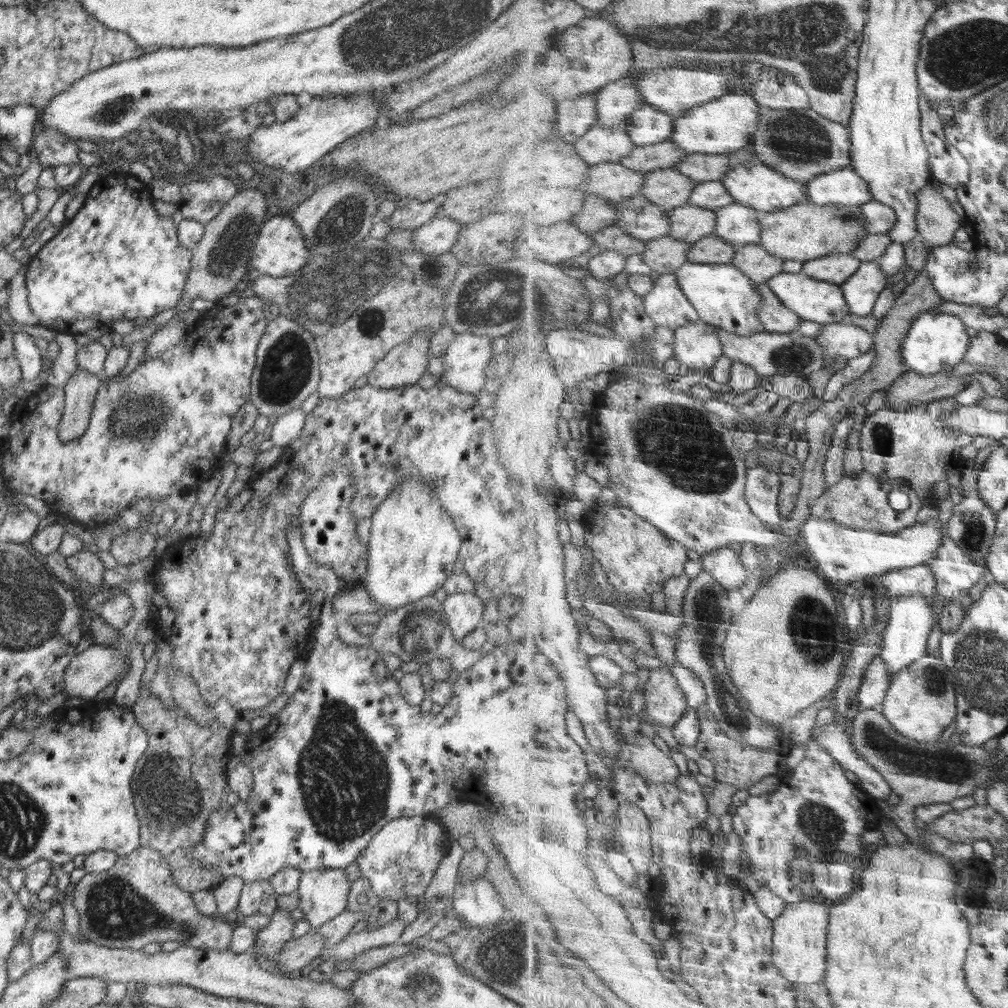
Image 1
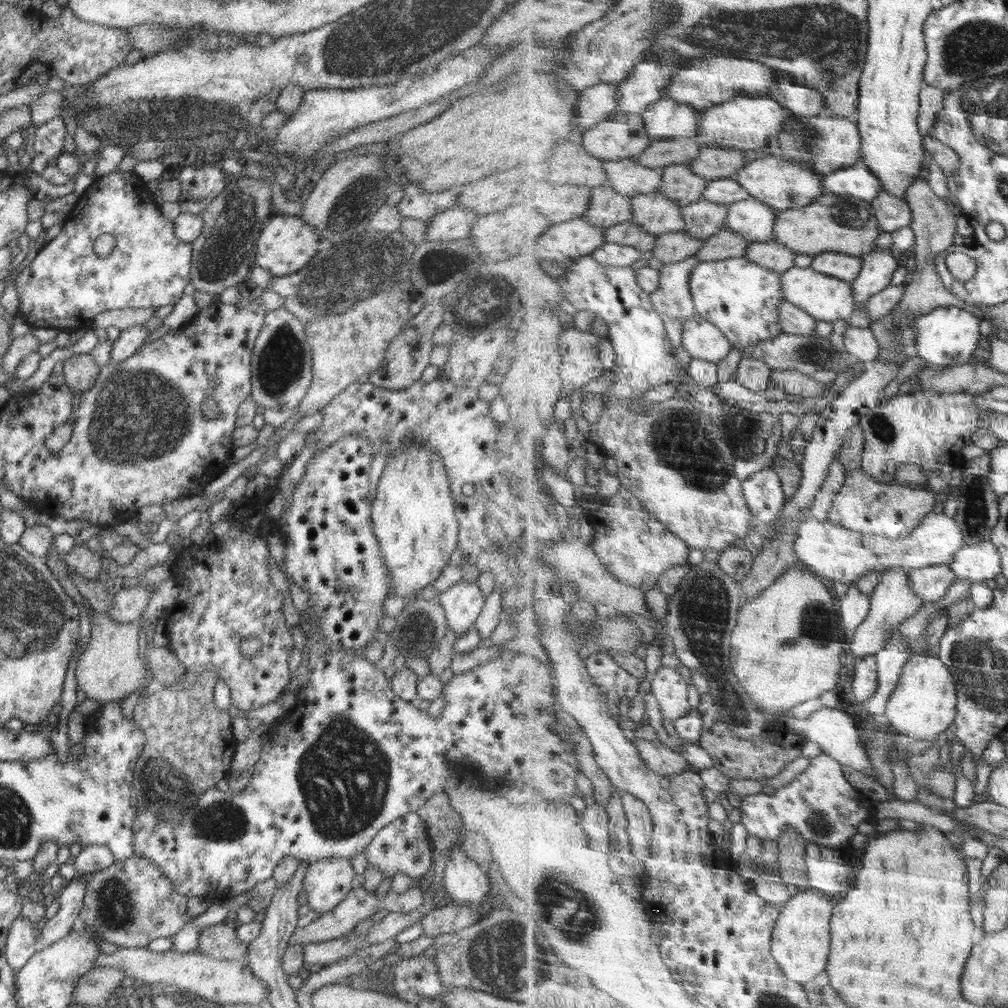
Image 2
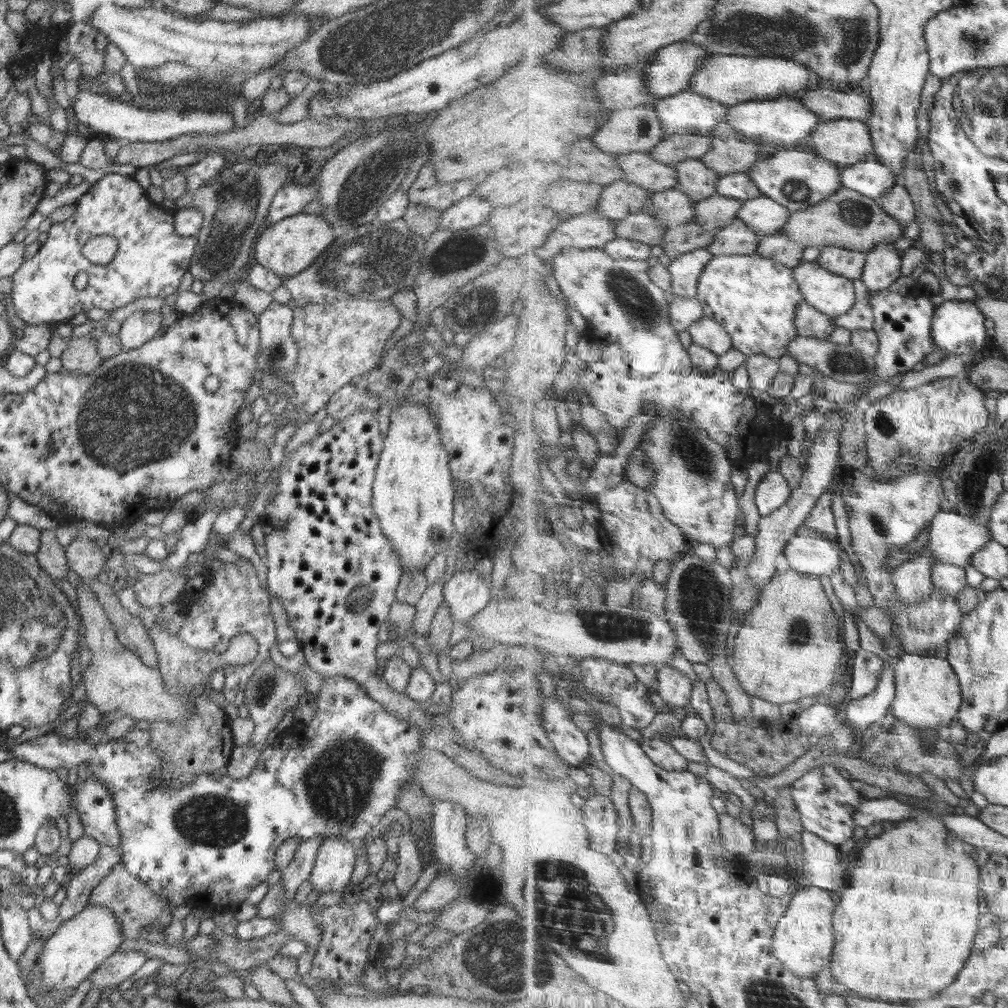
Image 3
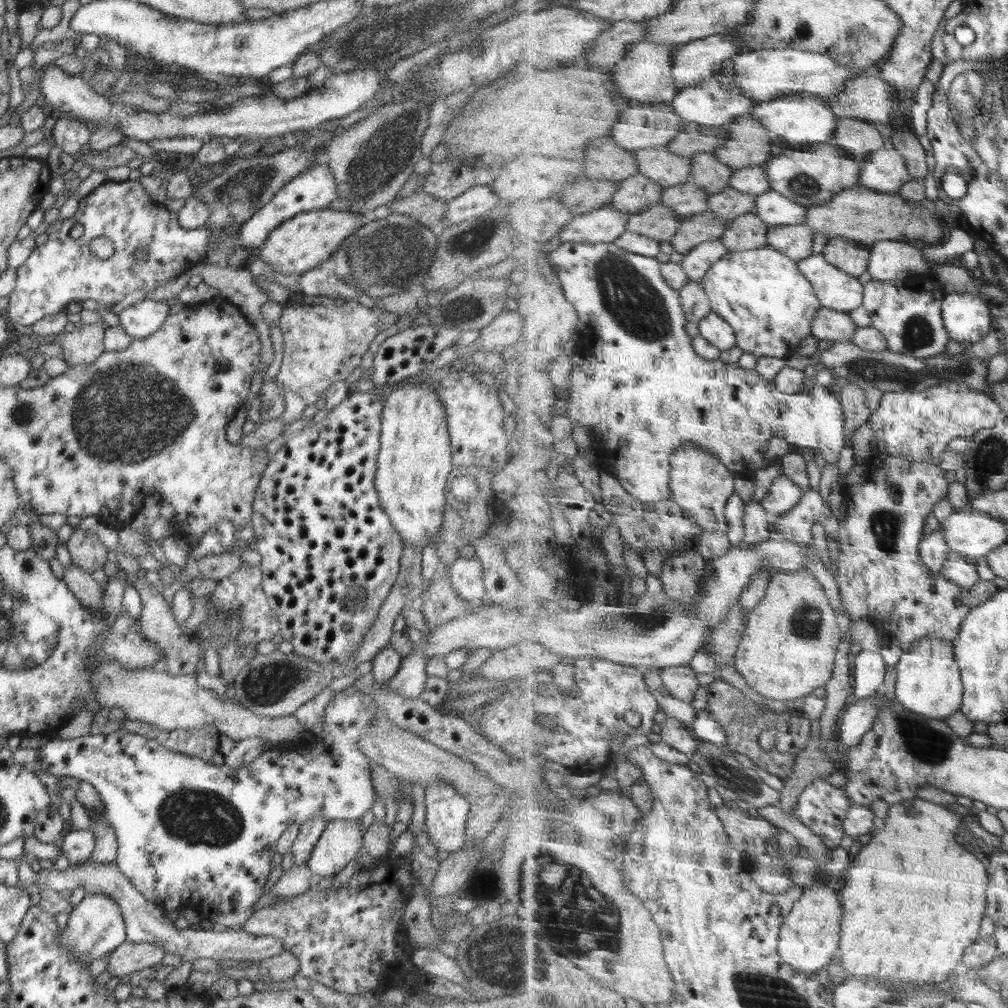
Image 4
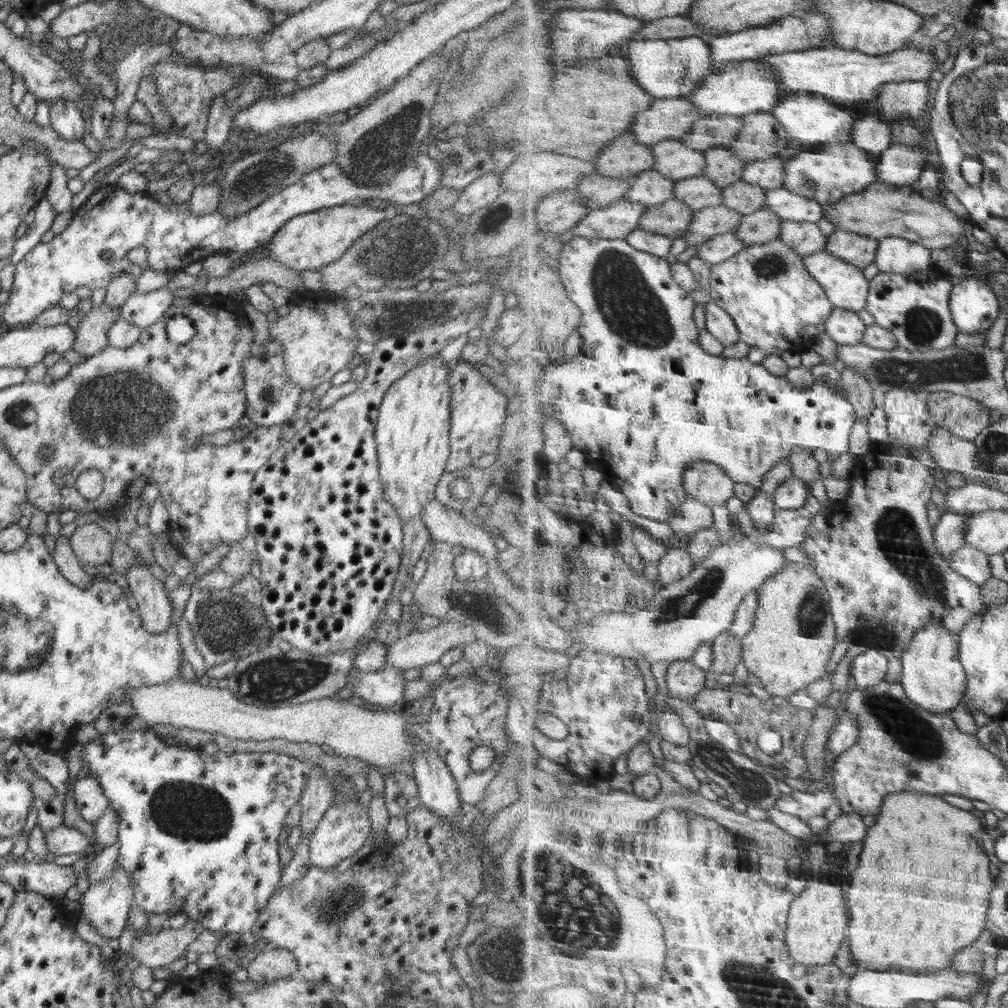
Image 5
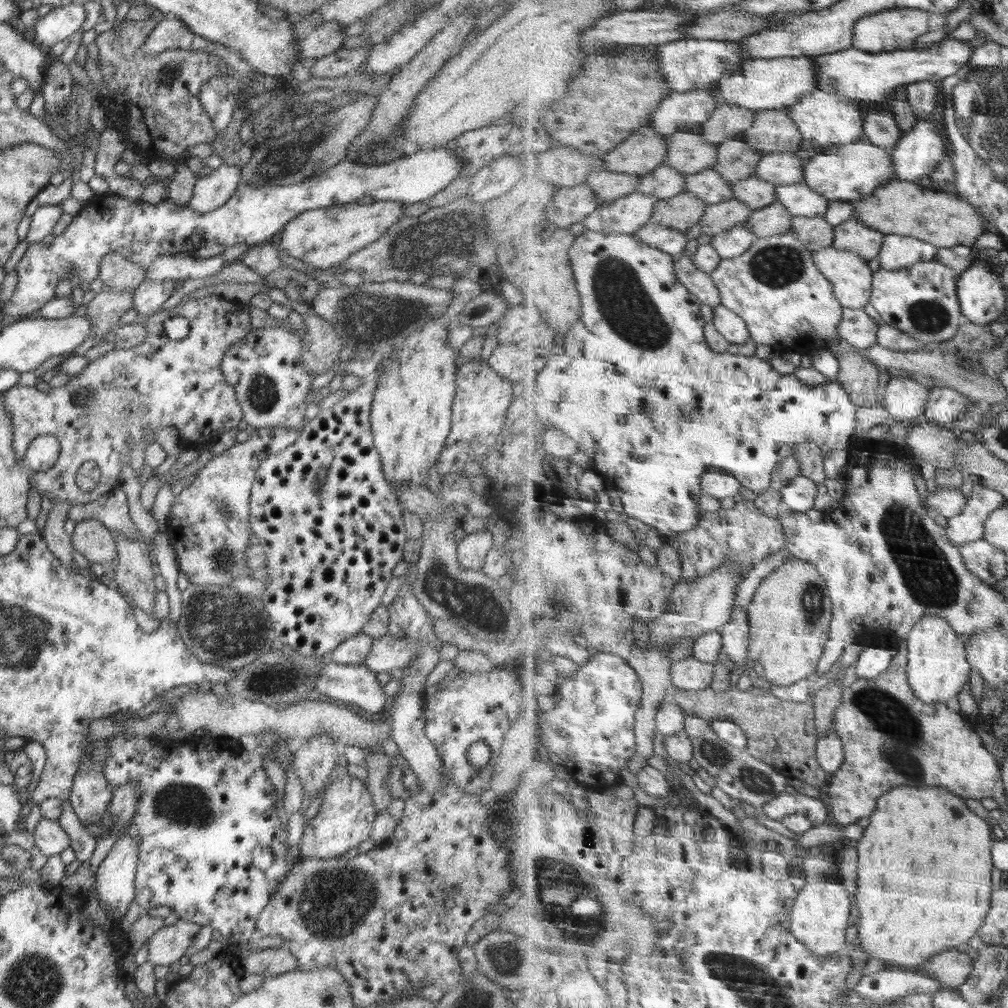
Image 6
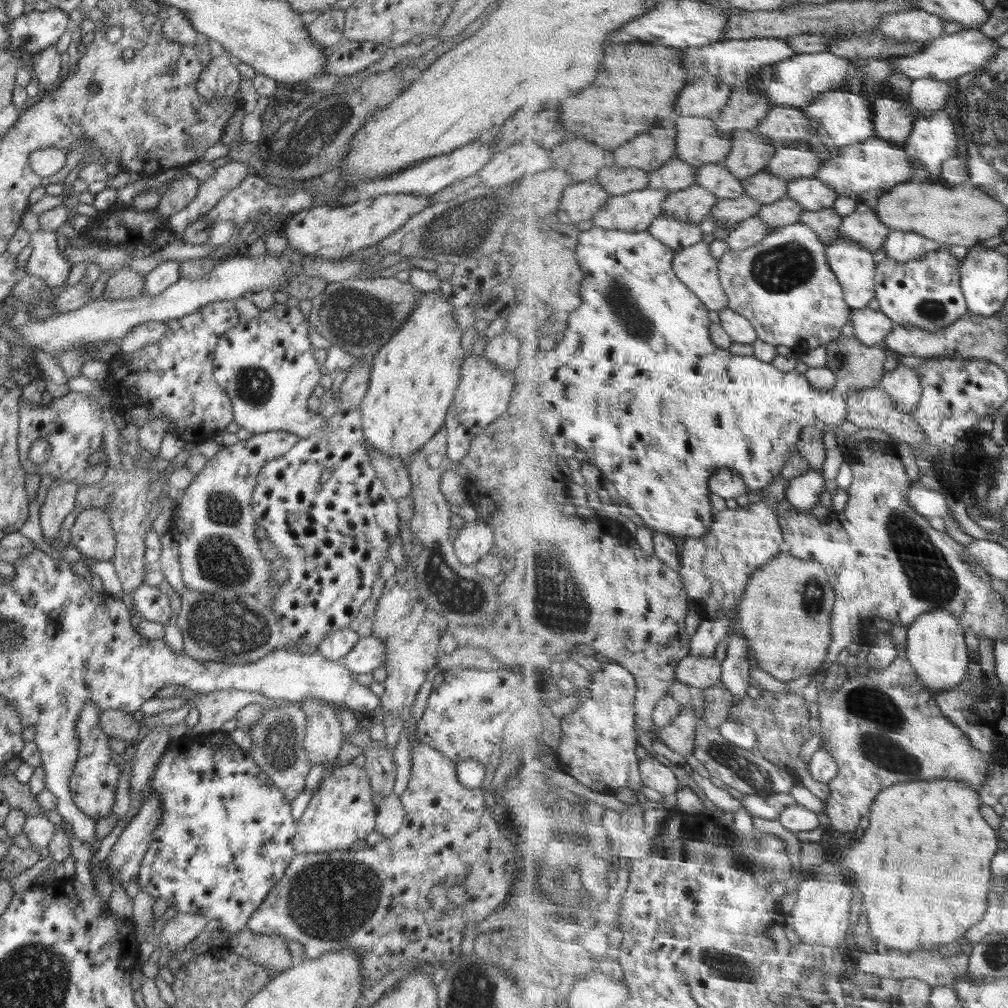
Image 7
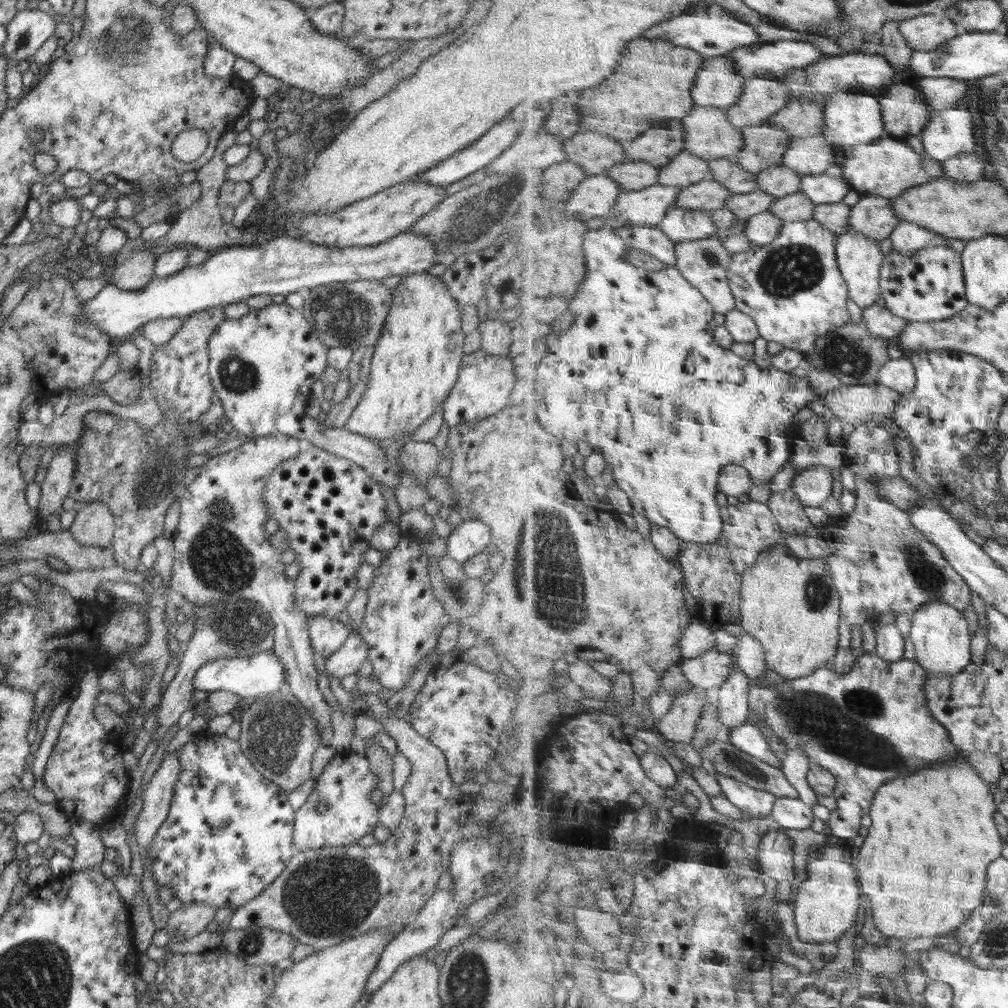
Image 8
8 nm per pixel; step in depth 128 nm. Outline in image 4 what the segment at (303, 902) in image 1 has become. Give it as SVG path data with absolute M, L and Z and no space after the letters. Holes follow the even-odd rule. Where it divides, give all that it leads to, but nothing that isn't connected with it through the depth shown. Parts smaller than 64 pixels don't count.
M334 820L326 824L307 862L315 880L333 879L355 860L358 850L363 848L363 829L361 820Z

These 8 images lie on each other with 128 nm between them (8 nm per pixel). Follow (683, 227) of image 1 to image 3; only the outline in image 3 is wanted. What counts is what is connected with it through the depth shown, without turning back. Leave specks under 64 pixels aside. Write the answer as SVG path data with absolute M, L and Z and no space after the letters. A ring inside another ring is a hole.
M716 194L706 201L695 204L695 221L702 224L706 232L718 232L737 220L746 201L727 197Z

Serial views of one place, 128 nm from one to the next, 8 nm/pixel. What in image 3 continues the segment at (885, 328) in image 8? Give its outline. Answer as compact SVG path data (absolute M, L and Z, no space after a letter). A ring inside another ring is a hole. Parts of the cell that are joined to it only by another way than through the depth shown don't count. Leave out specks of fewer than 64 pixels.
M806 301L798 309L797 322L798 330L805 337L828 338L837 327L836 318L824 314L822 310L818 310Z

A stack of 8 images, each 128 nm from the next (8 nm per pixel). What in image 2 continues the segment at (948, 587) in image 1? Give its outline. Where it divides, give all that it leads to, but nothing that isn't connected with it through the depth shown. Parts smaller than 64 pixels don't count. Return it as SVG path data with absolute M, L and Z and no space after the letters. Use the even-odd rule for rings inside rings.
M993 541L966 545L949 565L958 579L974 583L995 579L1003 574L1002 558Z

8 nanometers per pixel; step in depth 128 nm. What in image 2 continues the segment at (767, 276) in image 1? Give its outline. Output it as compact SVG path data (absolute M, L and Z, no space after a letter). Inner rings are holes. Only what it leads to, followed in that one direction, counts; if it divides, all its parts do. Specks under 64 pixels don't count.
M770 240L751 242L746 257L750 262L758 262L760 266L766 266L768 270L785 273L796 266L797 255L798 252L794 252L790 246L784 246L780 242Z

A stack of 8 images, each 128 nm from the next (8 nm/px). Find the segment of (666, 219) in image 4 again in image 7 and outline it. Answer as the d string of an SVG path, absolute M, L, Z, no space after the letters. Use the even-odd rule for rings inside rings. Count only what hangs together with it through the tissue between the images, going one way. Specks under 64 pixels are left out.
M696 184L686 190L671 193L664 202L663 215L682 222L702 224L713 215L718 203L719 199L714 192Z

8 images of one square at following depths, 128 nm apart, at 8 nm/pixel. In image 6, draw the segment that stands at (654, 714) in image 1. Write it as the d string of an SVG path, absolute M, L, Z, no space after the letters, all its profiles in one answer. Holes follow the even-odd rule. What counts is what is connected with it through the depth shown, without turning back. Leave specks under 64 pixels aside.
M694 656L674 662L673 684L681 690L704 690L713 685L715 676L715 663L702 662Z

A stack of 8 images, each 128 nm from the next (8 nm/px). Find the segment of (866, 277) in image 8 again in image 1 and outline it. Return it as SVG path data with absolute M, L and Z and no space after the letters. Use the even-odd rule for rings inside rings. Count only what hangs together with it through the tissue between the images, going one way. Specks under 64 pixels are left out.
M783 272L769 280L768 283L772 290L780 297L780 300L783 300L788 308L792 308L804 320L812 320L822 325L829 325L845 321L850 316L850 313L852 313L845 290L838 283L812 278L812 276L803 272Z

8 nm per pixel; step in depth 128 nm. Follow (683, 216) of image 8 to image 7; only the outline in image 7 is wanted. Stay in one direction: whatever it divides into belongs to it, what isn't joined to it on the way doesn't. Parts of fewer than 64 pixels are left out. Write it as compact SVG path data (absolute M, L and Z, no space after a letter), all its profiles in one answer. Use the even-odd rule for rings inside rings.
M663 215L654 221L650 227L650 234L672 246L674 250L681 251L686 247L702 242L704 230L702 224L678 221L676 218Z

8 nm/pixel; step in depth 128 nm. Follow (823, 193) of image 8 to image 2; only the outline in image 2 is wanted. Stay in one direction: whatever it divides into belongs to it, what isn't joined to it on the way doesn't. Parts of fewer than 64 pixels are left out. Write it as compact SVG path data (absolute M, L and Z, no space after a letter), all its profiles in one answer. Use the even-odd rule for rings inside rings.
M750 198L729 206L729 216L727 228L746 236L751 242L766 242L776 238L776 218L779 211L776 208L772 209L768 204L762 203L756 198Z

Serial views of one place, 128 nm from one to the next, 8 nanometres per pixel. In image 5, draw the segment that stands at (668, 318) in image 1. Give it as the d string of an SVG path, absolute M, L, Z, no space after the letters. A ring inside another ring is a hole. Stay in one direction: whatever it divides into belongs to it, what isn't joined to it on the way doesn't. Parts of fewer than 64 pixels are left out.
M737 232L716 236L699 245L697 256L702 256L708 264L717 265L726 262L746 249L746 244L738 238Z

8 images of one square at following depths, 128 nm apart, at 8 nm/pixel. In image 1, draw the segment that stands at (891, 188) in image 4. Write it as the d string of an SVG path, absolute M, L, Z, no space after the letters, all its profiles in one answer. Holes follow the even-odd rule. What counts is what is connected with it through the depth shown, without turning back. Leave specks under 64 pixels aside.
M853 166L817 176L807 188L807 202L819 206L862 207L875 200L869 182Z

